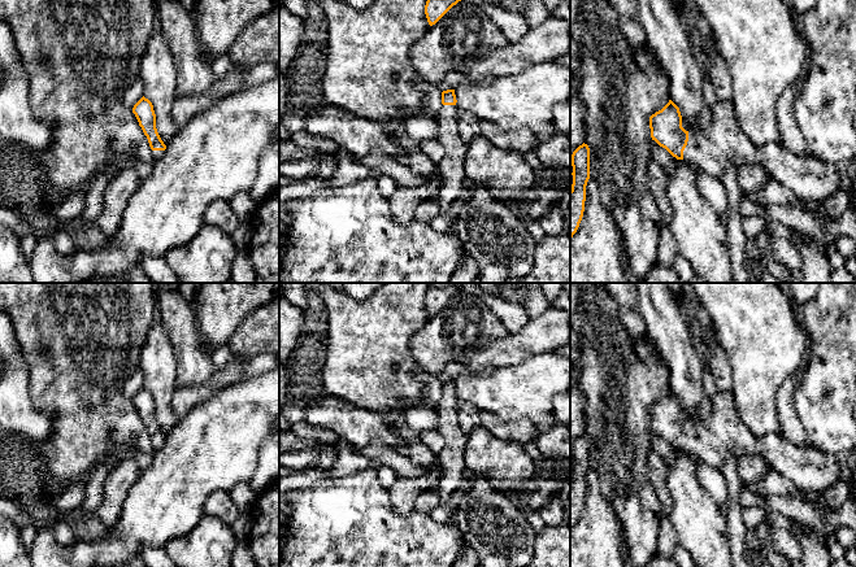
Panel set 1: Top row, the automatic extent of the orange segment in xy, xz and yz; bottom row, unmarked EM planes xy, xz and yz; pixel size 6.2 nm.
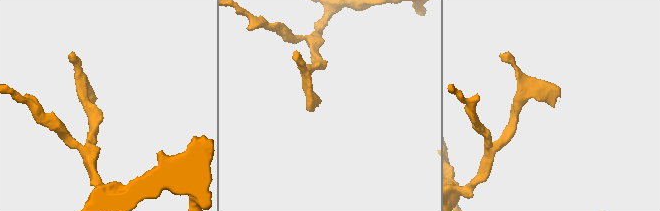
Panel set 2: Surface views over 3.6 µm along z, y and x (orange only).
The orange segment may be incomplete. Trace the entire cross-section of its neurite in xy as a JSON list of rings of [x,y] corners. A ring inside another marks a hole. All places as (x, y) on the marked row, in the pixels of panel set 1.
[[[144,96],[134,105],[132,113],[135,114],[139,126],[148,139],[153,160],[160,160],[166,149],[156,128],[156,114],[152,103]]]

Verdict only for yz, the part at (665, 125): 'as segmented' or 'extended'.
extended

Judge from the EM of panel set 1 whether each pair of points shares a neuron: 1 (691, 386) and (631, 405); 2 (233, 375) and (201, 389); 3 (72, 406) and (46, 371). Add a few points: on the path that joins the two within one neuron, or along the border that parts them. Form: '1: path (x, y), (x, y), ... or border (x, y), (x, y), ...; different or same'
1: border (663, 360), (668, 369), (668, 386), (670, 389); different
2: path (225, 375), (209, 388); same
3: path (72, 397), (55, 378); same

